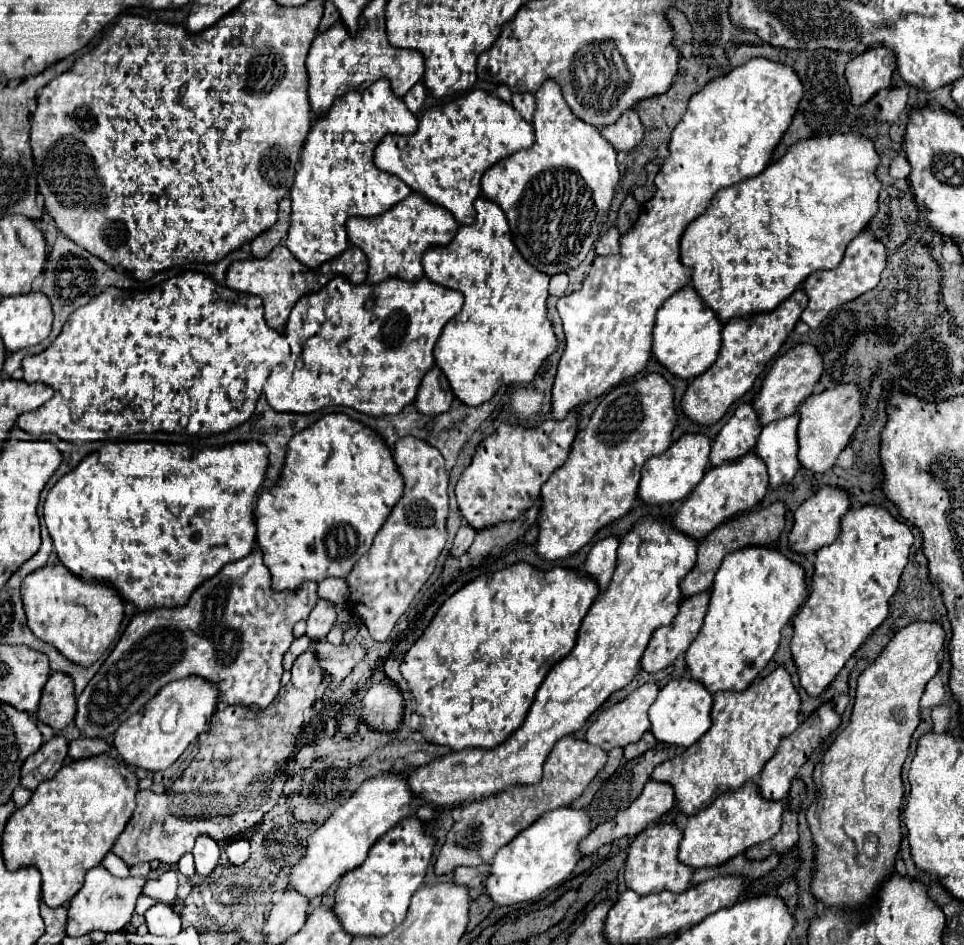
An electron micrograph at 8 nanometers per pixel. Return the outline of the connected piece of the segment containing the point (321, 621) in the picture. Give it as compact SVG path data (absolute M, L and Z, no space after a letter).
M319 600L307 618L307 632L305 634L311 640L323 640L335 624L337 624L335 604L331 604L327 600Z

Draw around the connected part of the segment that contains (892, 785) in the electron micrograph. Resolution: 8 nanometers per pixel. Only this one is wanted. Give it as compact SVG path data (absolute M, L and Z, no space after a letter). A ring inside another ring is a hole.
M911 622L905 628L901 628L879 654L879 658L861 672L851 720L847 728L841 734L837 734L835 742L829 746L821 762L815 766L813 782L817 786L817 792L813 804L809 804L807 808L807 822L815 844L811 892L815 898L823 900L825 906L861 910L873 902L881 882L889 874L893 874L895 856L901 844L901 768L907 758L911 736L921 722L919 700L925 692L925 684L937 674L937 654L943 648L943 642L945 632L937 622ZM869 838L877 838L875 856L865 854L865 844L869 842Z

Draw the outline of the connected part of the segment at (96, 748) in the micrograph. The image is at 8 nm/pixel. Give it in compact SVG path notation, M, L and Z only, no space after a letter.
M77 738L69 742L69 756L73 760L99 756L99 754L111 754L111 746L105 740L91 740L91 738Z

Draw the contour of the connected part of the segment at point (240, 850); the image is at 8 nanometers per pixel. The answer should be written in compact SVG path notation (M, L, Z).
M245 838L235 840L235 842L231 842L231 844L225 846L225 852L227 852L229 860L231 860L235 866L245 864L245 862L249 860L249 854L251 854L251 850L249 850L249 840L245 840Z

